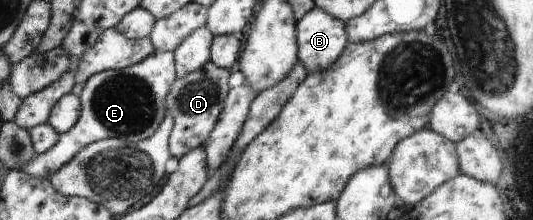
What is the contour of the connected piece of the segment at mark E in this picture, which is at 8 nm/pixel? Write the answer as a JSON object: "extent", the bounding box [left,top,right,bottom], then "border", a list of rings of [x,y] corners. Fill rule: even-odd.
{"extent":[23,50,178,180],"border":[[[159,50],[133,67],[97,74],[86,83],[80,95],[83,104],[80,122],[69,133],[62,134],[61,141],[52,150],[39,154],[23,171],[37,179],[51,180],[85,147],[99,140],[117,138],[125,143],[137,143],[152,138],[164,125],[168,95],[178,77],[175,52]]]}

